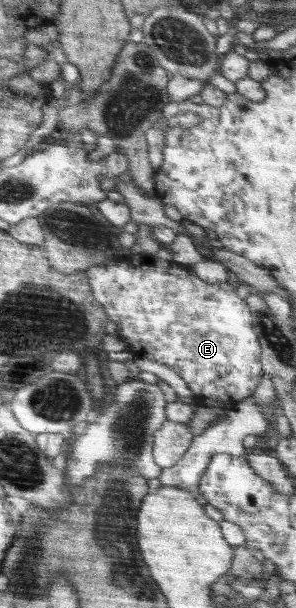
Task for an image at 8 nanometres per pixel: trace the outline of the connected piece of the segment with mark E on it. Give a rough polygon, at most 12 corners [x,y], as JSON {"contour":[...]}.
{"contour":[[140,251],[90,267],[134,358],[197,406],[258,387],[260,343],[227,281]]}

